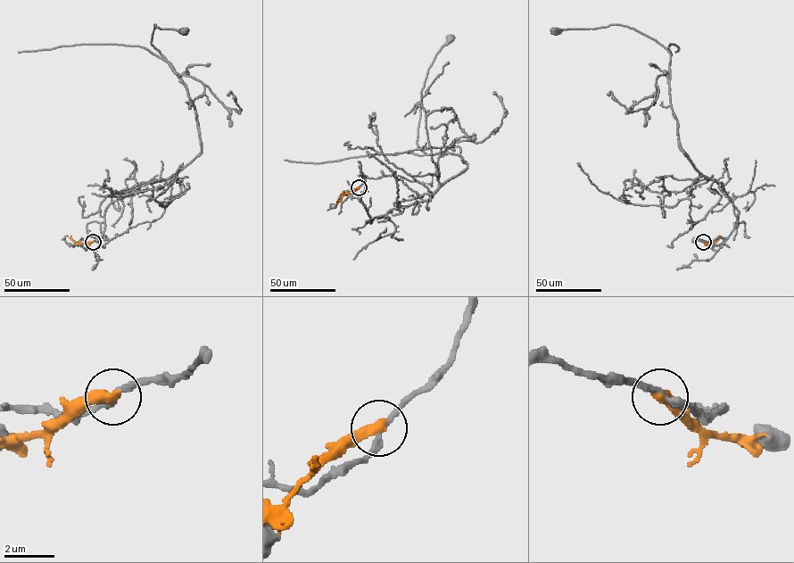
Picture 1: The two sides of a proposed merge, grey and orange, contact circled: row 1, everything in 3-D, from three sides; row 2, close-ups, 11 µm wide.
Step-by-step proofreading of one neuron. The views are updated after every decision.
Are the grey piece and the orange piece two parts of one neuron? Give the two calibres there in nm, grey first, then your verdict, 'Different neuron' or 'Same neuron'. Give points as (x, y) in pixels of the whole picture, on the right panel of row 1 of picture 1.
Thickness 240 nm (grey) against 440 nm. Different neuron

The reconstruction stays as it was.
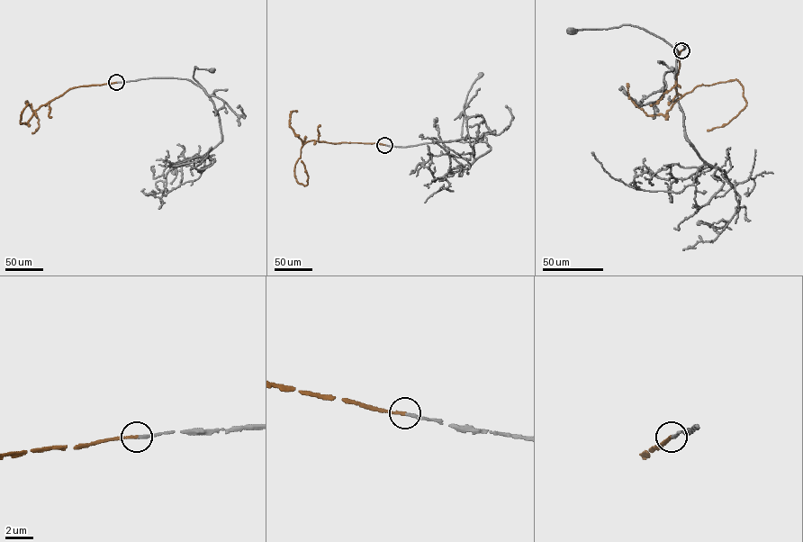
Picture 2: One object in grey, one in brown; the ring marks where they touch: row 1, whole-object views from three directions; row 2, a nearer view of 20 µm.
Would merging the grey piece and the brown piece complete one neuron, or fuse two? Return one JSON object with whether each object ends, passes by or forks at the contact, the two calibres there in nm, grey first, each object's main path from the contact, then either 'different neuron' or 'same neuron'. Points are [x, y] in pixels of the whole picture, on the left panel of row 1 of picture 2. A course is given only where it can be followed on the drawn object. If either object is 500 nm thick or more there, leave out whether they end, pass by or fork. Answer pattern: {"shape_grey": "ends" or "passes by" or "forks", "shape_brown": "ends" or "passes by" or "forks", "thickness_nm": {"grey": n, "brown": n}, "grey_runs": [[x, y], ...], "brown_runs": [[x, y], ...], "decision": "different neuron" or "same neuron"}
{"shape_grey": "ends", "shape_brown": "ends", "thickness_nm": {"grey": 240, "brown": 200}, "grey_runs": [[116, 82], [172, 77], [189, 79], [202, 87], [193, 77], [195, 67], [212, 69]], "brown_runs": [[116, 82], [70, 88], [33, 111], [31, 103], [26, 104], [26, 101], [39, 120], [39, 127], [31, 133]], "decision": "same neuron"}

